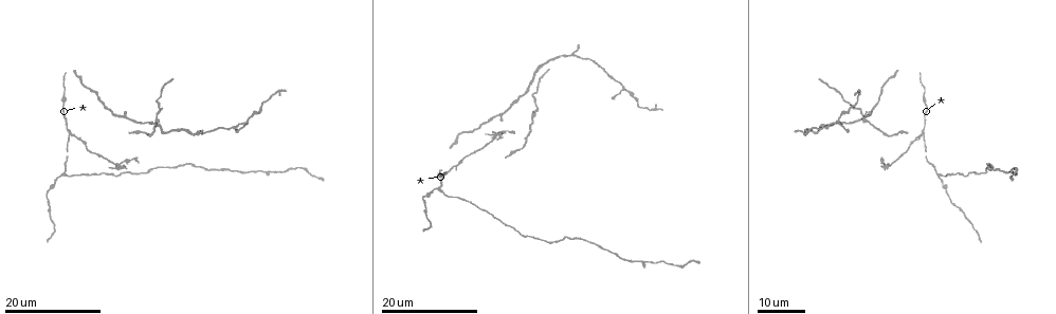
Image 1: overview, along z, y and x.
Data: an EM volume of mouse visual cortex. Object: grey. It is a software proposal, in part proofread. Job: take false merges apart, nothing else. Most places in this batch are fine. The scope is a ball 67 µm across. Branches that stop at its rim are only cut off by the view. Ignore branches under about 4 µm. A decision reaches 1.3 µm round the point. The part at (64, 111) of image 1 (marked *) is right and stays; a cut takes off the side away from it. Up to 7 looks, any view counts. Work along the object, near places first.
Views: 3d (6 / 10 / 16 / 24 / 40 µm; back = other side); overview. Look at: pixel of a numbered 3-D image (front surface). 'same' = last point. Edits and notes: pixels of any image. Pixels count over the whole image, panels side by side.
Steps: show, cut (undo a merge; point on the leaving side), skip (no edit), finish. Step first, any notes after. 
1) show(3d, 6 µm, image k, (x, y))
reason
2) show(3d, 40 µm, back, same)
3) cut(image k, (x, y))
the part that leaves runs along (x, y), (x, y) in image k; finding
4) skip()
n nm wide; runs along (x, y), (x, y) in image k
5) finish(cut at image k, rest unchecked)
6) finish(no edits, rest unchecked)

show(3d, 24 µm, image 1, (71, 135))
a fork

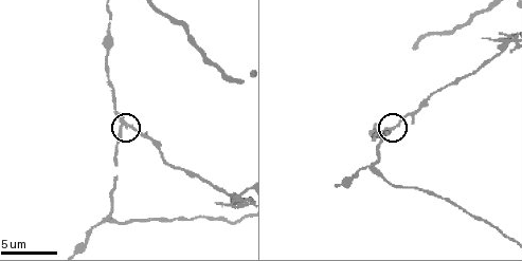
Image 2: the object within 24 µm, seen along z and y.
show(3d, 10 µm, image 2, (122, 126))
closer look

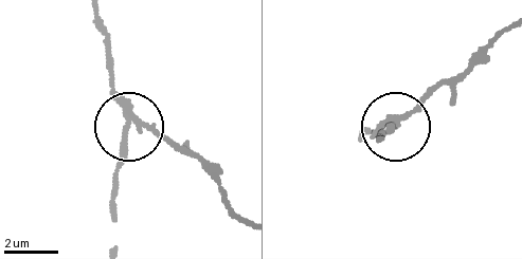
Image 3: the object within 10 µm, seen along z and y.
cut(image 3, (154, 133))
3 arms; the part that leaves runs along (133, 110), (220, 182), (240, 217) in image 3; two neurons meet here

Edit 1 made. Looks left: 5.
show(overview)

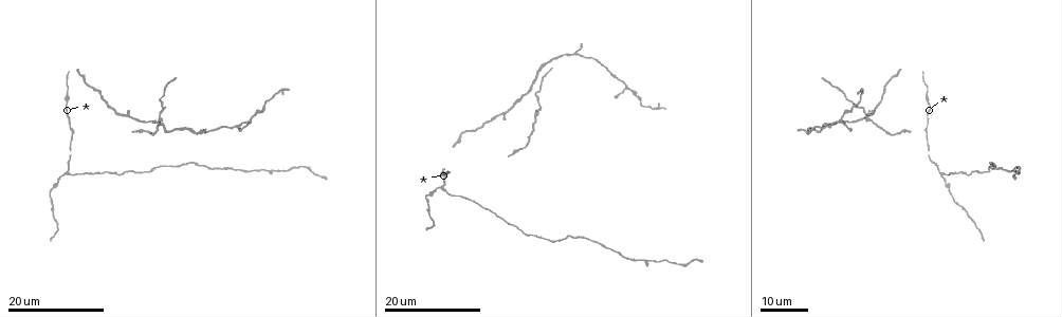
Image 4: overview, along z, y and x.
show(3d, 24 µm, image 4, (942, 171))
arms part here

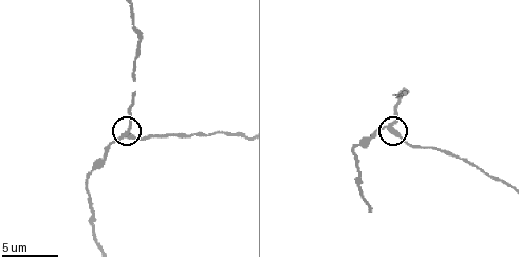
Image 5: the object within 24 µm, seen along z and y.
show(3d, 6 µm, image 5, (126, 136))
zoom in

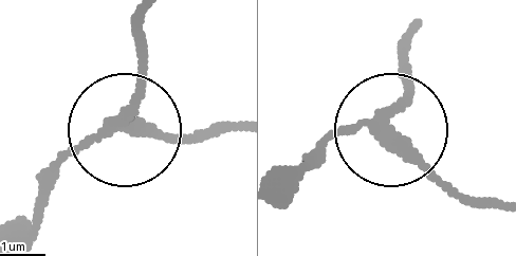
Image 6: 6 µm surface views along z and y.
skip()
side arm 20 µm; runs along (411, 44), (392, 131), (350, 124), (309, 154) in image 6; one neuron here

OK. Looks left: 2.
show(3d, 10 µm, image 5, (356, 143))
calibre changes

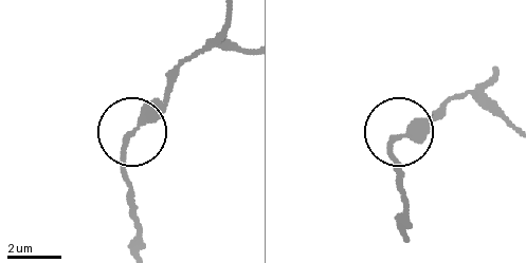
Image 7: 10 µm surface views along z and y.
show(3d, 10 µm, back, image 7, (395, 139))
other side

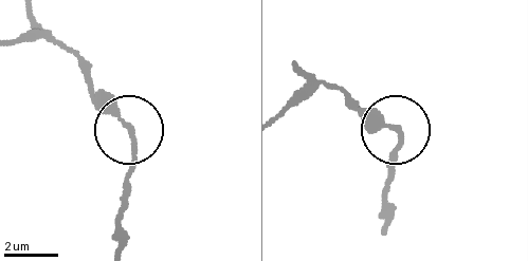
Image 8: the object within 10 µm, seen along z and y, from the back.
skip()
runs along (36, 15), (70, 50), (97, 97), (129, 131), (131, 190) in image 8; all the same neuron

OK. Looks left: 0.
finish(cut at image 3, rest unchecked)

